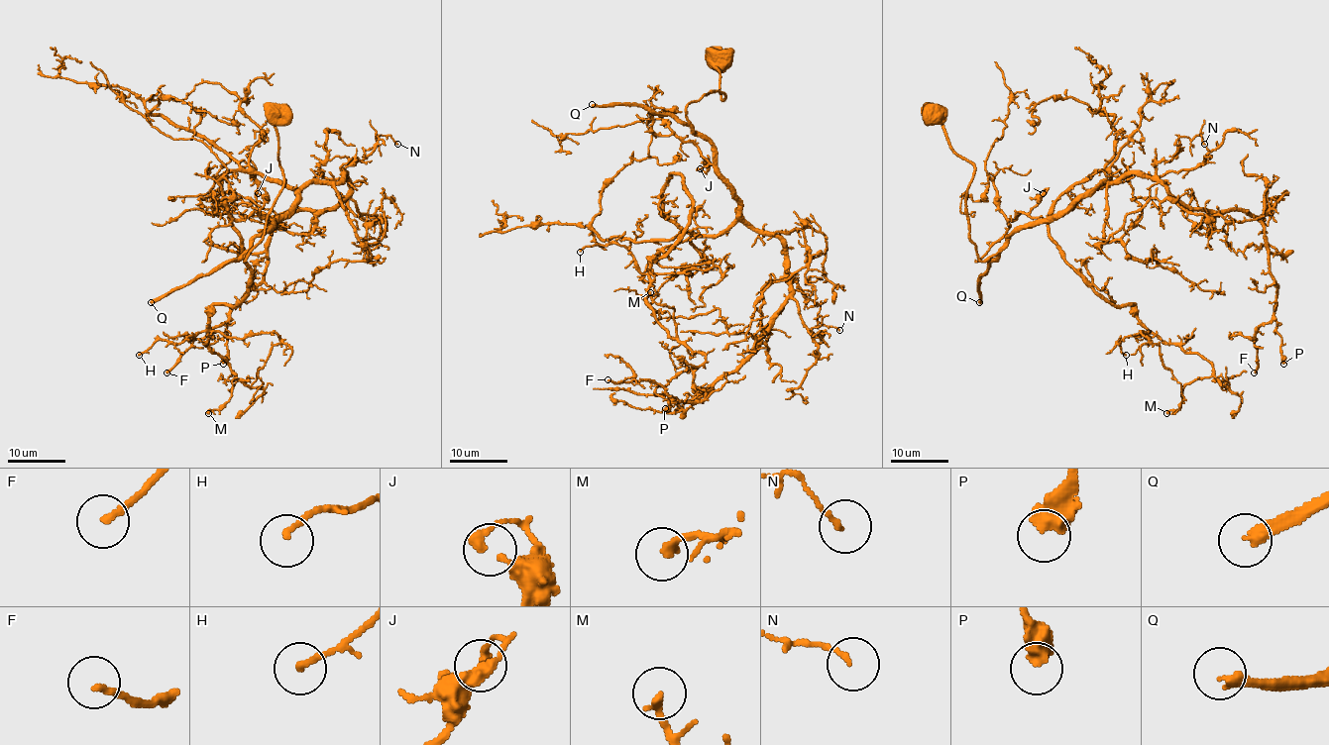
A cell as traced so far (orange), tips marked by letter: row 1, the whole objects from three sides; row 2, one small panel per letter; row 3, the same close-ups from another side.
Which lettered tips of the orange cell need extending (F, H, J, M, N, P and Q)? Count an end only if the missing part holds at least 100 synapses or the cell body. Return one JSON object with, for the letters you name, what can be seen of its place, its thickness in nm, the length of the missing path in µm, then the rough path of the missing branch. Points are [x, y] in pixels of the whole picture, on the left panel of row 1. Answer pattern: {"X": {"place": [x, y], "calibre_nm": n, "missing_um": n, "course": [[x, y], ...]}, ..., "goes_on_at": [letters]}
{"Q": {"place": [151, 302], "calibre_nm": 320, "missing_um": 190}, "goes_on_at": ["Q"]}

